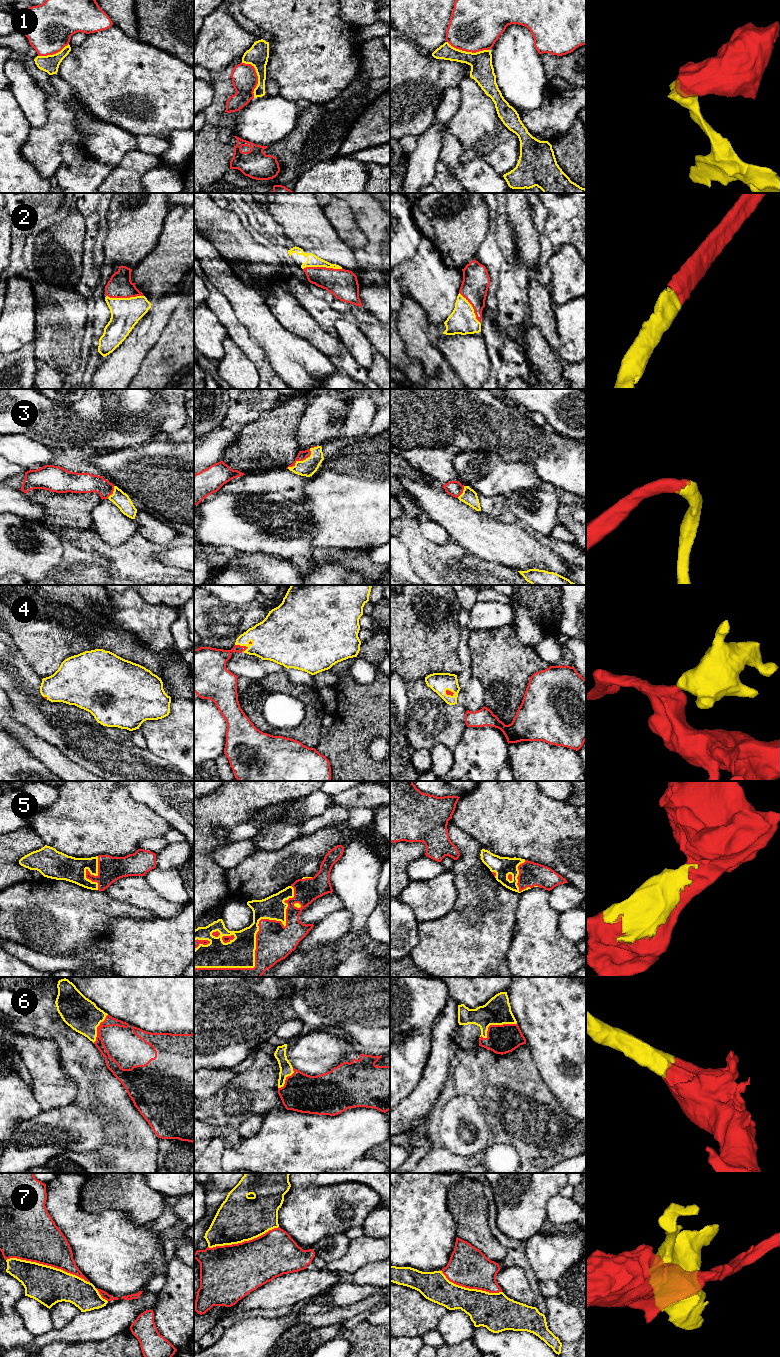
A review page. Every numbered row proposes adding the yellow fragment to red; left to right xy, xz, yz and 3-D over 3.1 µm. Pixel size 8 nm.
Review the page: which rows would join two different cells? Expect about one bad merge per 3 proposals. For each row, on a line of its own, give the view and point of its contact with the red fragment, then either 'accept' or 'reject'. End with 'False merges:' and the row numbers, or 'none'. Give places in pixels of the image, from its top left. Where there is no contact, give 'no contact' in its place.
1: meets red in xz at (257, 76); reject
2: meets red in xz at (322, 267); accept
3: meets red in xz at (304, 459); accept
4: meets red in xz at (242, 646); accept
5: meets red in xz at (256, 941); accept
6: meets red in yz at (493, 1025); accept
7: meets red in xy at (48, 1265); reject
False merges: 1, 7

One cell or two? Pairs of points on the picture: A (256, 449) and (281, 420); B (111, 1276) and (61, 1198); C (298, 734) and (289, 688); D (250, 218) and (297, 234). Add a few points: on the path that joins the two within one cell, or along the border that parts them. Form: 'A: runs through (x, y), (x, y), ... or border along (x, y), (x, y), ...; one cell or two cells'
A: runs through (263, 442), (278, 427); one cell
B: runs through (111, 1257), (72, 1217); one cell
C: runs through (310, 721), (310, 704), (302, 696); one cell
D: border along (283, 231), (285, 238); two cells

